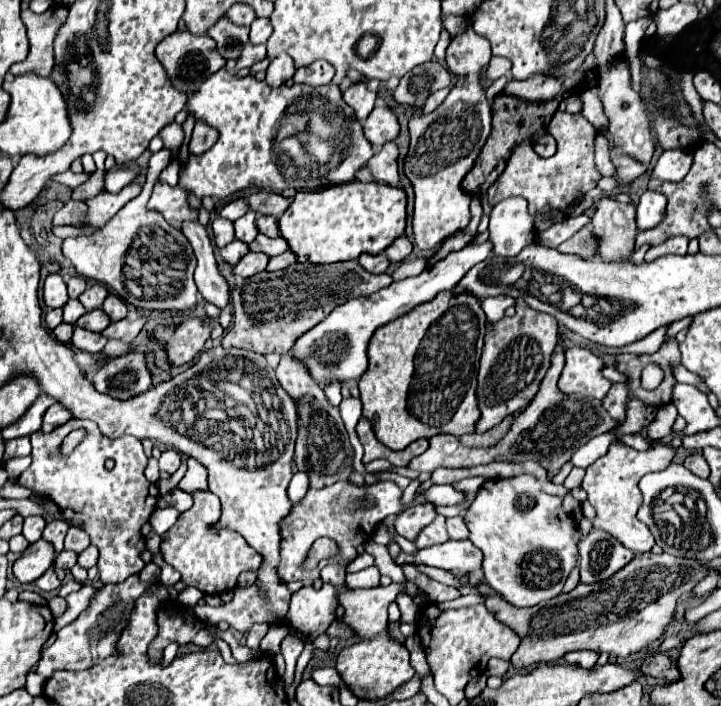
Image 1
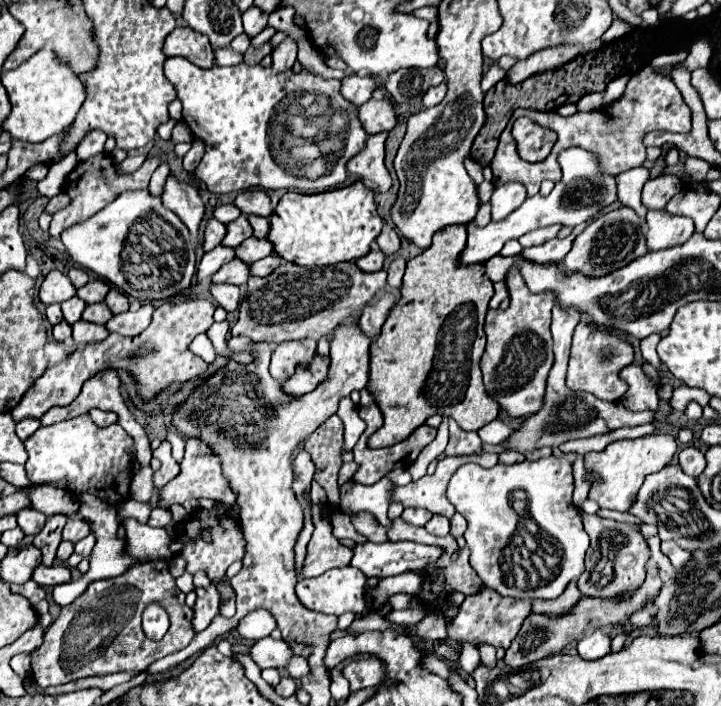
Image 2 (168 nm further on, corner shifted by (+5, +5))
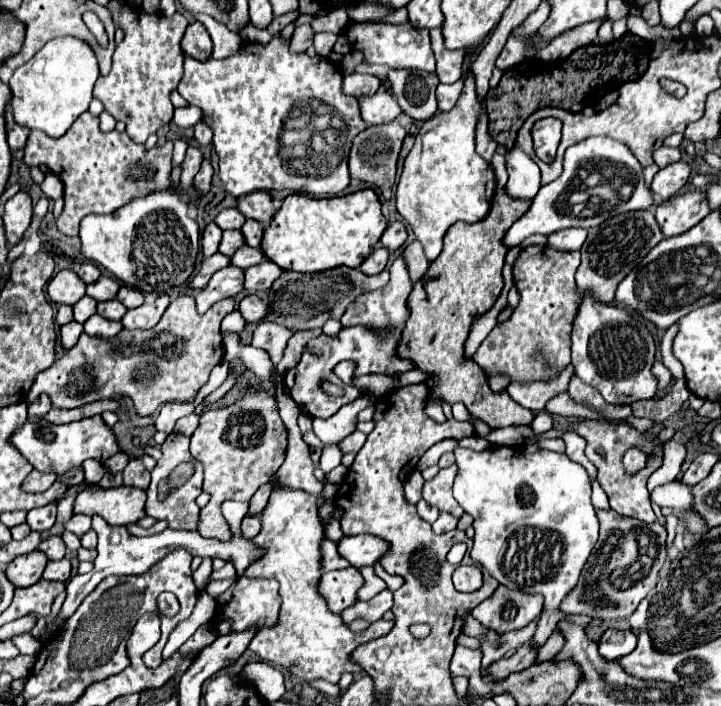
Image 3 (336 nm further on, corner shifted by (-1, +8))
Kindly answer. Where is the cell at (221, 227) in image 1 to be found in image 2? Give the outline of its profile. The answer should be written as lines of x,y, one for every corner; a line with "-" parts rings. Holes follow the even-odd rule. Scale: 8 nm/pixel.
210,219
204,229
204,251
212,251
216,245
220,245
220,241
224,239
224,233
226,233
226,227
220,221

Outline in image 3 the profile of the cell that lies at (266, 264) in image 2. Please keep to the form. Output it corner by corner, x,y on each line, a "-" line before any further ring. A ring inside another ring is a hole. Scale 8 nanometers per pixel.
264,260
256,266
250,266
244,270
244,276
246,276
246,282
244,282
244,288
254,294
254,292
260,292
260,290
268,290
272,286
272,282
282,274
282,268
280,266
274,266
274,262
270,260

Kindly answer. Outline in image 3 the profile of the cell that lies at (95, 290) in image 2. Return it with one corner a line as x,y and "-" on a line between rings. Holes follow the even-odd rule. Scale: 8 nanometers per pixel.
102,276
98,282
90,284
86,294
98,302
102,300
110,300
110,298
116,298
116,292
118,292
120,284
114,280
114,278
108,278
108,276

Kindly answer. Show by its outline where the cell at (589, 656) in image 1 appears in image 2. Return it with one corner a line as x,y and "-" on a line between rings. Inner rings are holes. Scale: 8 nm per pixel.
600,629
578,641
578,655
584,659
600,659
608,653
612,653
612,637

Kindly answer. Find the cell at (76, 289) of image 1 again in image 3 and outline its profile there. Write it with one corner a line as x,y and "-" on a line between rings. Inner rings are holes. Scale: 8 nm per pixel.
84,262
84,264
80,266
80,270
78,270
78,276
80,276
86,284
92,284
92,282
96,282
96,280
100,278
100,270
98,270
98,266
92,264
92,262

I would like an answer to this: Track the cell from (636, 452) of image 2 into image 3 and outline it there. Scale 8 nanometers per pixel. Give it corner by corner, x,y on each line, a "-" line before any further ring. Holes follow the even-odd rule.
638,448
626,450
622,460
624,460
622,464
624,464
626,474
636,474
638,470
642,470
642,466
646,466
646,454
642,454
642,450
638,450

